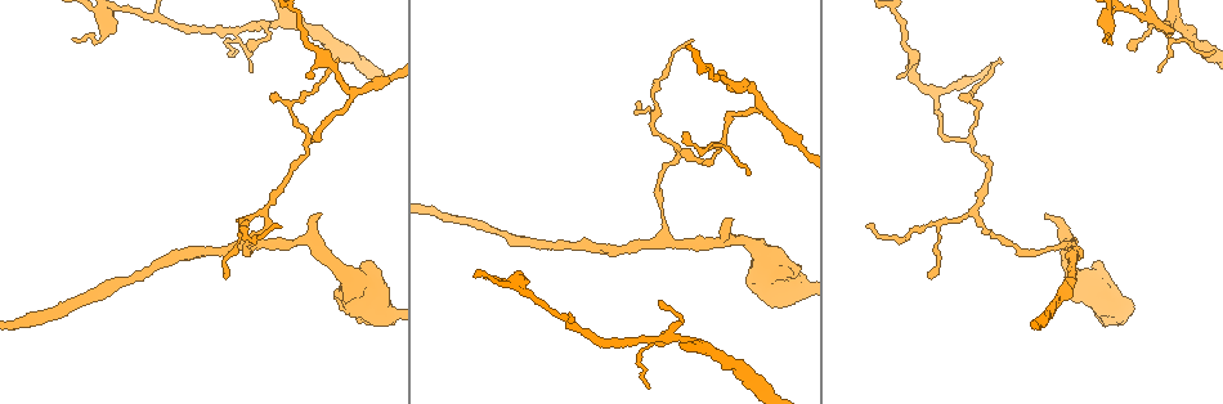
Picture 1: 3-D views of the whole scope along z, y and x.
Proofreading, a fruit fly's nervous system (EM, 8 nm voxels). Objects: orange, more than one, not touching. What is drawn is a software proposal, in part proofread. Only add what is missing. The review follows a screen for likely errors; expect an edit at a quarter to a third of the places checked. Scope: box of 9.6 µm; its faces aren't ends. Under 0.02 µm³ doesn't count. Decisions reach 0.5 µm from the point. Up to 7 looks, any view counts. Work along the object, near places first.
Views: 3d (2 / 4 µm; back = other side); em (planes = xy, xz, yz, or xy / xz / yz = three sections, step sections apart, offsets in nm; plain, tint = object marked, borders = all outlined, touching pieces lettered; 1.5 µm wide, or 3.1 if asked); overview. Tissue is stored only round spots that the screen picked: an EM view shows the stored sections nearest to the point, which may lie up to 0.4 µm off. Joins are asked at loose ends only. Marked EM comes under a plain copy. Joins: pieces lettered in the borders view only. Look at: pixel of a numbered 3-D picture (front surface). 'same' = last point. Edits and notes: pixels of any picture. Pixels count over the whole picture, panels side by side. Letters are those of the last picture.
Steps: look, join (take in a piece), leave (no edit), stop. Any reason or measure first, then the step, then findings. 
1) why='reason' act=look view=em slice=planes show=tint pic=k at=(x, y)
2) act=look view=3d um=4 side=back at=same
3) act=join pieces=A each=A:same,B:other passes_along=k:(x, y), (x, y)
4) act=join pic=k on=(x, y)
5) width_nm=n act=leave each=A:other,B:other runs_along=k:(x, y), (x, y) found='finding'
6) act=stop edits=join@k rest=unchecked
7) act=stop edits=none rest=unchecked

why='tapers out' act=look view=em slice=xy step=4 show=borders pic=1 at=(251, 71)

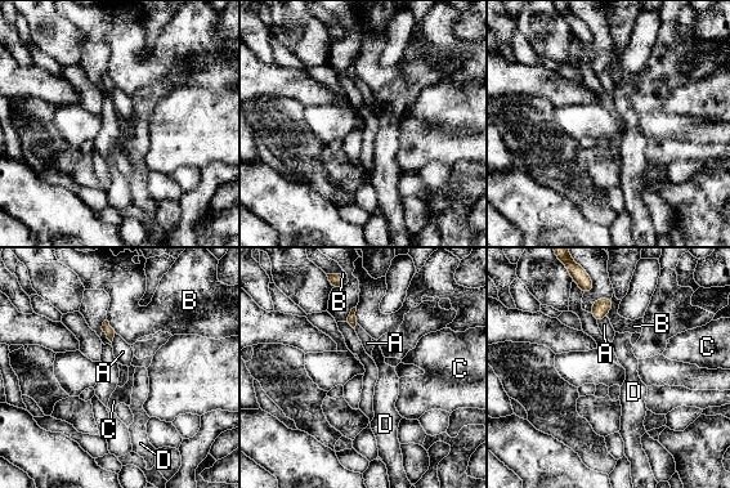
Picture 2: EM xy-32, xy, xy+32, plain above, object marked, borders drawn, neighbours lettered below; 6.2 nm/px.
act=look view=em slice=planes show=borders at=same

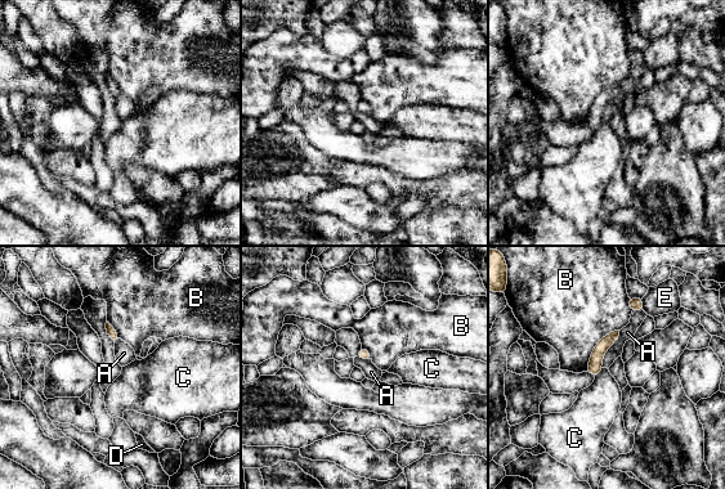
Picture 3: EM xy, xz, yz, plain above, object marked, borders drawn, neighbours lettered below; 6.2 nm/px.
width_nm=70 act=leave each=A:other,B:other,C:other,D:other,E:other border=3:(618, 330), (596, 344), (586, 371) found='none of them fits'

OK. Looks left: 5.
why='branch stops here' act=look view=3d um=2 side=back pic=1 at=(1104, 39)

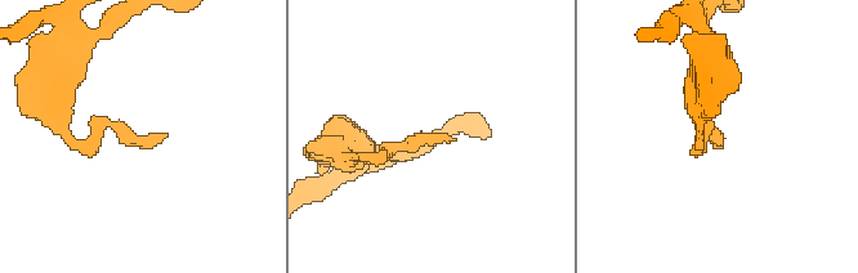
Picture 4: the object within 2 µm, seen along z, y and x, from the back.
act=look view=em slice=xy step=4 show=tint pic=4 at=(454, 138)

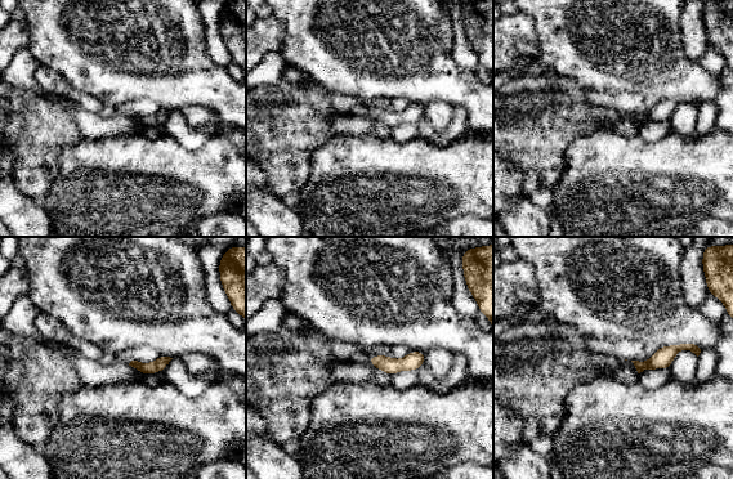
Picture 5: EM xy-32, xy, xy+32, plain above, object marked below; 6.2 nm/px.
why='another direction' act=look view=em slice=planes show=borders at=same

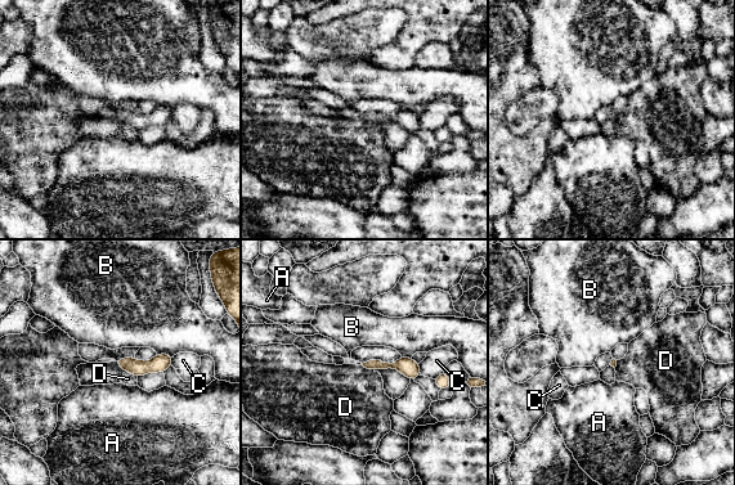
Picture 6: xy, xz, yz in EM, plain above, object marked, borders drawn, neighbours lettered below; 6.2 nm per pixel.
longest_contact=B:110nm act=leave each=A:other,B:other,C:other,D:other found='no lettered piece goes on from it'

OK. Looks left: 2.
act=stop edits=none rest=unchecked

